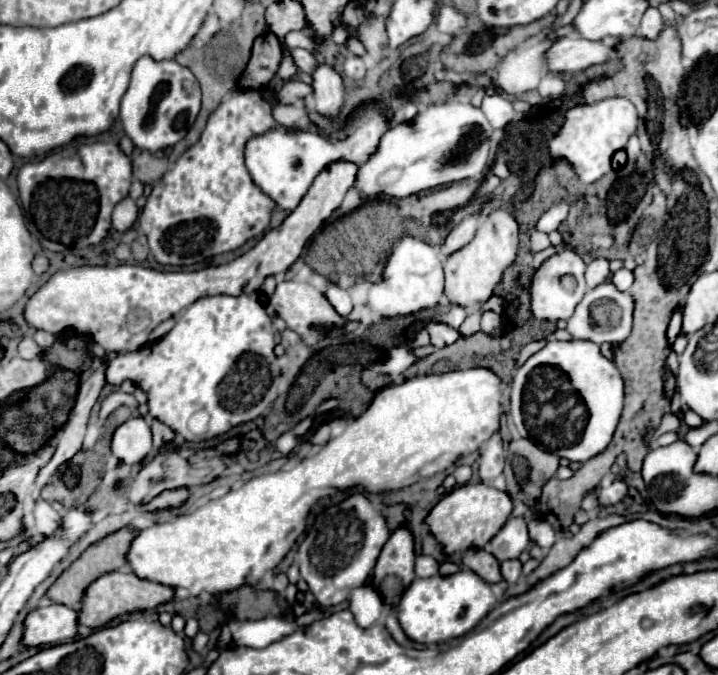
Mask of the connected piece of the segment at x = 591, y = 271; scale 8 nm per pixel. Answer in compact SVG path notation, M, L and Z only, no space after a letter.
M594 259L588 267L586 267L586 285L588 289L594 289L596 285L604 283L610 275L610 269L608 269L608 261L606 259Z

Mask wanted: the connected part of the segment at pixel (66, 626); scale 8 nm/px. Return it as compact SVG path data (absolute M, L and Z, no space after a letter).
M44 605L34 609L24 619L24 633L20 639L20 647L38 647L50 643L62 643L76 635L76 611L66 605Z

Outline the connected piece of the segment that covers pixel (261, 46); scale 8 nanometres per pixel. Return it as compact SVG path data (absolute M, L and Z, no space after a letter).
M258 37L252 59L240 77L240 89L264 89L282 61L282 45L276 37Z

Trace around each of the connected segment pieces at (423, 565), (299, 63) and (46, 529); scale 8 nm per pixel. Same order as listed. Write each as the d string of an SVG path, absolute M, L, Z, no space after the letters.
M420 555L420 557L416 557L414 571L416 571L416 577L432 577L438 573L438 561L434 557Z
M292 49L290 55L292 55L294 65L296 65L300 71L304 71L304 73L312 73L314 67L318 65L318 61L314 59L314 55L312 55L310 51L306 51L306 49Z
M38 499L34 509L32 509L32 515L34 515L34 523L36 523L38 533L52 535L52 533L58 531L58 527L60 527L60 513L56 513L48 501Z

